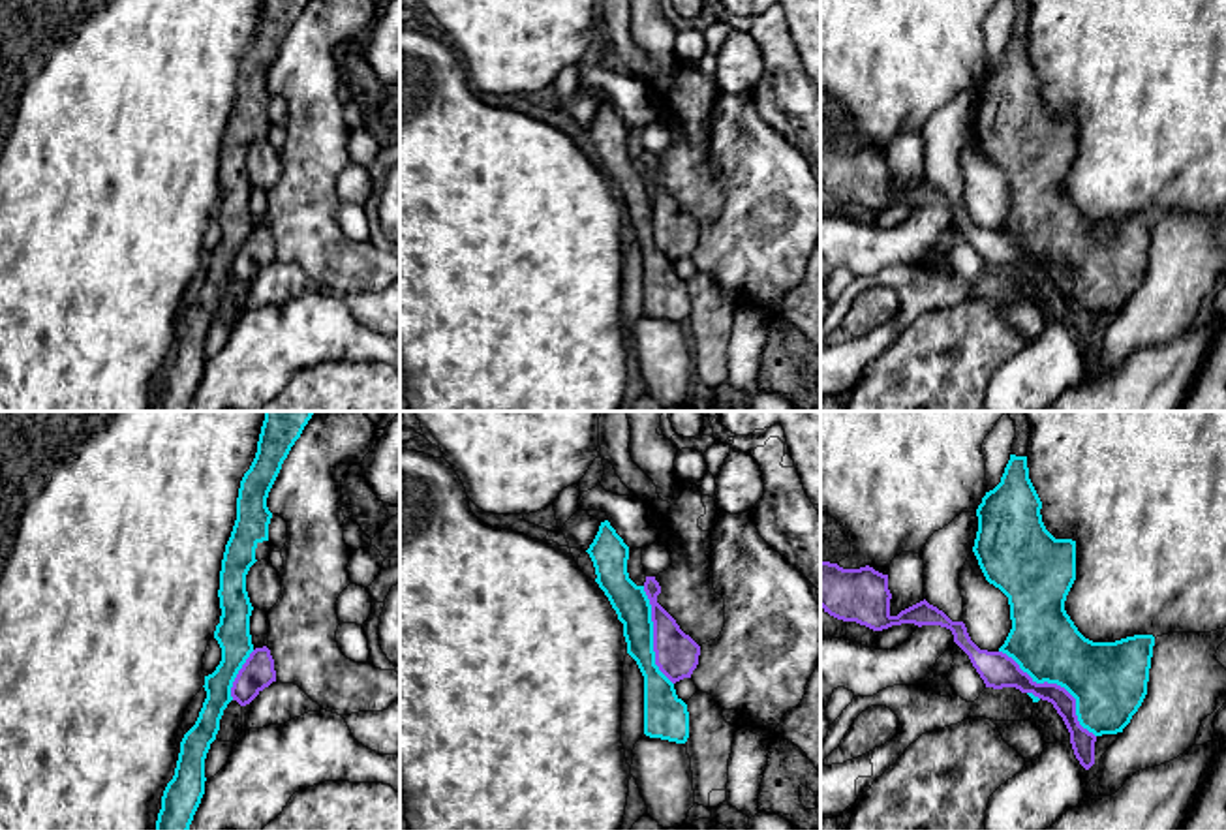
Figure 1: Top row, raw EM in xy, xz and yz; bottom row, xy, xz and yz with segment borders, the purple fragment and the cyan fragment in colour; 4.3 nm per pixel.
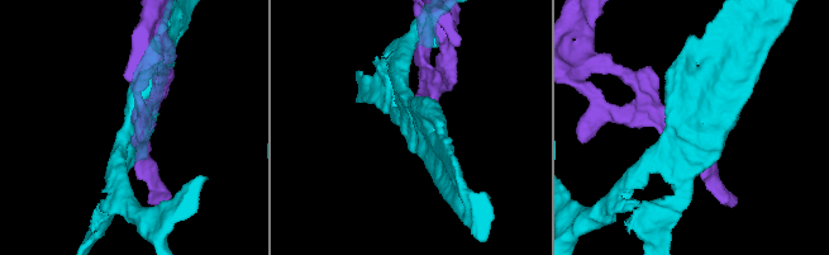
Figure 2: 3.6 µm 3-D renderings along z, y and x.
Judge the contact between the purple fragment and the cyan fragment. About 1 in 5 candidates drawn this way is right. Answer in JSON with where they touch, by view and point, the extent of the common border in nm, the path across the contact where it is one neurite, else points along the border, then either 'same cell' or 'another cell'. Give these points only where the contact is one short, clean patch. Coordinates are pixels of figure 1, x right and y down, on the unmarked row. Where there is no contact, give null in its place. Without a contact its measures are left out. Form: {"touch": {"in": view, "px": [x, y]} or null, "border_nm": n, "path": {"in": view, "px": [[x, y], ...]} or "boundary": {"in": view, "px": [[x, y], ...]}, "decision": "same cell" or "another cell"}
{"touch": {"in": "yz", "px": [1056, 263]}, "border_nm": 550, "decision": "another cell"}

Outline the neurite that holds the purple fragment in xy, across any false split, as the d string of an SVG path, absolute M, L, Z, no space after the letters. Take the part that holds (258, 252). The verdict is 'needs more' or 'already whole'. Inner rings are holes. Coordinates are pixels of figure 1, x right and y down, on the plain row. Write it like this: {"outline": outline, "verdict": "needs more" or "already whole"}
{"outline": "M267 225L255 227L238 250L231 276L240 285L246 285L272 261L276 261L276 250L270 229Z", "verdict": "already whole"}

